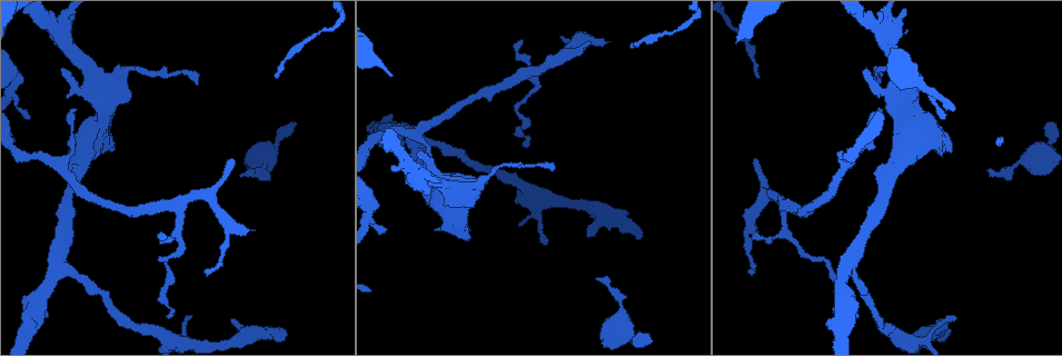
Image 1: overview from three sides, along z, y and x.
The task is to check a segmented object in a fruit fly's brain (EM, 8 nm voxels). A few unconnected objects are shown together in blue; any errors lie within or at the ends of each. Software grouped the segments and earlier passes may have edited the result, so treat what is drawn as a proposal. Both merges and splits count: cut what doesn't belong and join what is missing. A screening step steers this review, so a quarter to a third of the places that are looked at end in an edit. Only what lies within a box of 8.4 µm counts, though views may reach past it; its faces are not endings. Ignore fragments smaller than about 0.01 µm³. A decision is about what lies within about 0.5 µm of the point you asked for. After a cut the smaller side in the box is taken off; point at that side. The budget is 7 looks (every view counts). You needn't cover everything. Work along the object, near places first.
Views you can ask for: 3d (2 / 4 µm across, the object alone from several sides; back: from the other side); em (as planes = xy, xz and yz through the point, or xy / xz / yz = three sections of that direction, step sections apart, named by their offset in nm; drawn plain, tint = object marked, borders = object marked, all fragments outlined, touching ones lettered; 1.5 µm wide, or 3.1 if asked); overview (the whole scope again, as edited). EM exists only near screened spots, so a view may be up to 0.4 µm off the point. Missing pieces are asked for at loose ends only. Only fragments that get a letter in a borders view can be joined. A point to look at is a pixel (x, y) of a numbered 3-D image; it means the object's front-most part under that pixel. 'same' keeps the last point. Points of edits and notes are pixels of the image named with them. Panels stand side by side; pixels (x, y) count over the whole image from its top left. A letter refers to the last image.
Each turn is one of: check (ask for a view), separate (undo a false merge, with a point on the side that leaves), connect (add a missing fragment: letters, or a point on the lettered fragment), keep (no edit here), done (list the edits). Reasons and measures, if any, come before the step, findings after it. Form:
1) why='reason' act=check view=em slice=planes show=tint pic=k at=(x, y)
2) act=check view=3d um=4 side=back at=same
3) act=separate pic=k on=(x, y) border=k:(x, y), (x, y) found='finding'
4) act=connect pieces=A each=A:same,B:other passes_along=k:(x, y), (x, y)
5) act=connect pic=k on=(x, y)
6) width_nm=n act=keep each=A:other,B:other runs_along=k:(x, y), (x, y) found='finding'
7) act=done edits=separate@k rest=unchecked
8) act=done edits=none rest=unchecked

why='branch stops here' act=check view=3d um=2 pic=1 at=(251, 230)

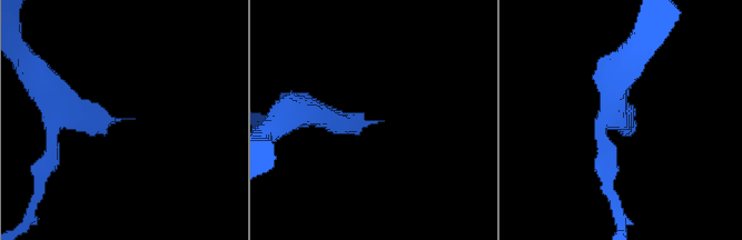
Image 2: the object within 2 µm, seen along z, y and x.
why='shape alone is not enough' act=check view=em slice=planes show=borders pic=2 at=(129, 118)

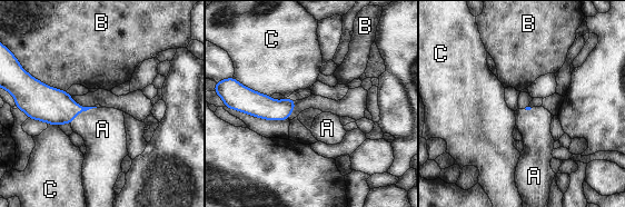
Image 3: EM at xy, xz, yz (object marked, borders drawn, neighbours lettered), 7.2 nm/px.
longest_contact=B:300nm act=connect pieces=A each=A:same,B:other,C:other passes_along=3:(52, 106), (81, 111), (102, 129) found='it goes on there'

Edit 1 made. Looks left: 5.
why='tapers out' act=check view=em slice=planes show=plain pic=1 at=(546, 245)

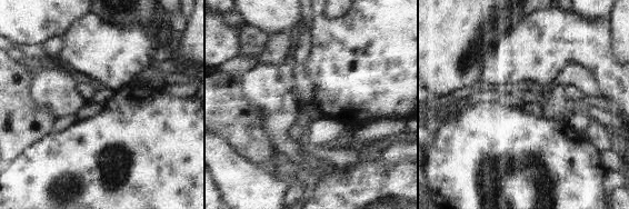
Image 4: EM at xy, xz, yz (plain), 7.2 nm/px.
why='where the object lies' act=check view=em slice=planes show=tint at=same

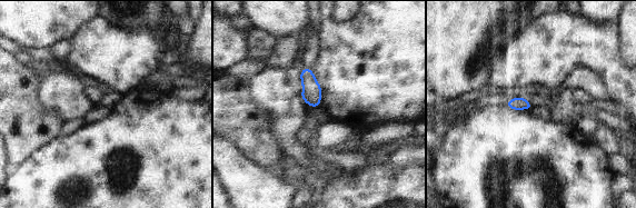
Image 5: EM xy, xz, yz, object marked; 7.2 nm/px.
why='what lies round it' act=check view=em slice=planes show=borders at=same

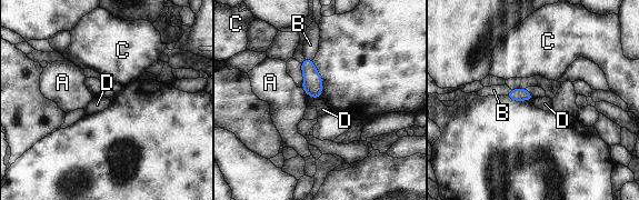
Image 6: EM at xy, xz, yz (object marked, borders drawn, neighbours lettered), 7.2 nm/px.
act=keep each=A:other,B:other,C:other,D:other border=6:(309, 96), (320, 98) found='none of them fits'

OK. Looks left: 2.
why='thin end' act=check view=em slice=planes show=borders pic=1 at=(240, 176)

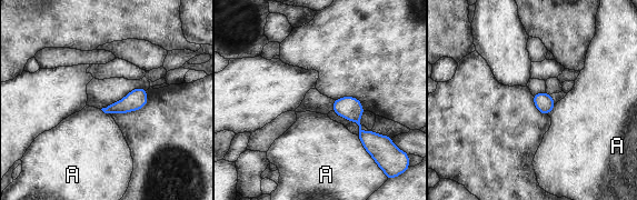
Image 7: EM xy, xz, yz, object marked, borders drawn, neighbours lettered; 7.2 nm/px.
longest_contact=A:200nm act=keep each=A:other border=7:(357, 136), (362, 147), (372, 157) found='no lettered fragment goes on from it'

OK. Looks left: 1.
act=done edits=connect@3 rest=unchecked

